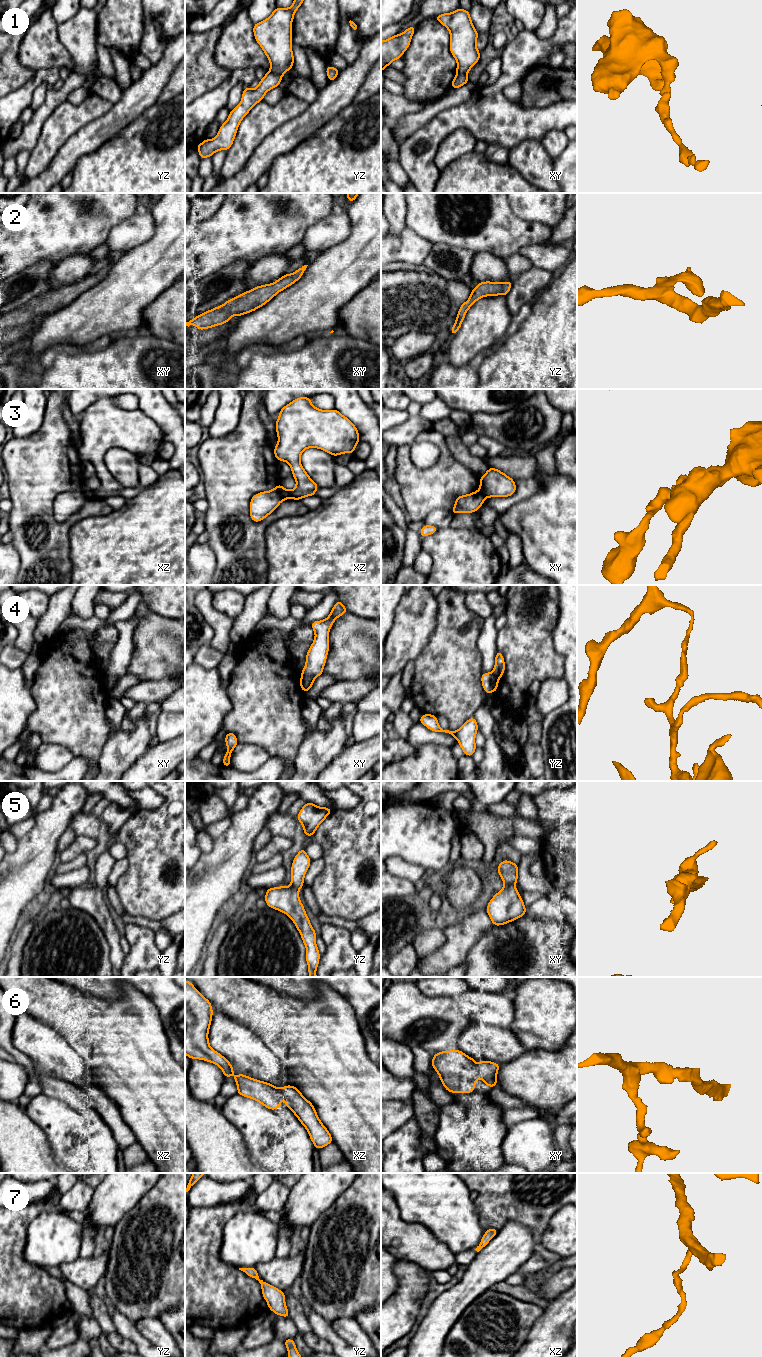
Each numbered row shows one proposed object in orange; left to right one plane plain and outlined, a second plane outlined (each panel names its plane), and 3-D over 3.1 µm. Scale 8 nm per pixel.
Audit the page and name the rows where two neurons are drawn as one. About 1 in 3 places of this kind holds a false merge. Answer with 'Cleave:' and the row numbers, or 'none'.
Cleave: 1, 3, 4

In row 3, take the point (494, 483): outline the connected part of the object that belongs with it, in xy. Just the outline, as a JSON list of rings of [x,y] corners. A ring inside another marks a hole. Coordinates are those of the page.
[[[491,468],[480,477],[479,490],[486,497],[509,497],[516,491],[515,481],[498,469]]]

